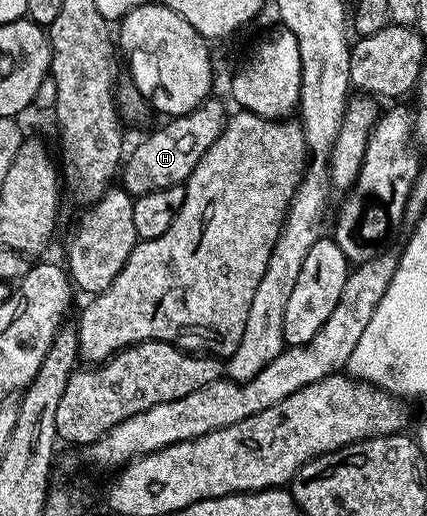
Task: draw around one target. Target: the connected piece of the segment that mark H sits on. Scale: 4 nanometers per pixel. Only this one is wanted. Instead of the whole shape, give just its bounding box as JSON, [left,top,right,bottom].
[119,97,227,197]

